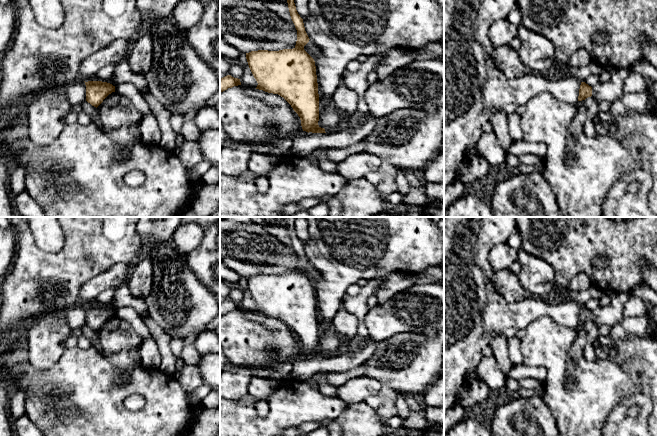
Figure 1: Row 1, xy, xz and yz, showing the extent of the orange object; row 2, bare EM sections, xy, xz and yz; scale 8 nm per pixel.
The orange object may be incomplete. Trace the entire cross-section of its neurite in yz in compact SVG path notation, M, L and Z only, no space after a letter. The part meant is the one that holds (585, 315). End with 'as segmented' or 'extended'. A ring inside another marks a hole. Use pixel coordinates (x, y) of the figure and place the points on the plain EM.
M627 293L611 294L611 303L608 306L599 306L593 311L585 306L581 306L578 325L585 324L591 320L597 325L607 325L610 327L618 324L625 318L623 306L629 295Z; extended

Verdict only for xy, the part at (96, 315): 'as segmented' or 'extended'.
as segmented

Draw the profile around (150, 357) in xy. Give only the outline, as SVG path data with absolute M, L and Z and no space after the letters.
M150 334L142 337L140 361L141 365L148 370L159 369L161 364L160 350Z

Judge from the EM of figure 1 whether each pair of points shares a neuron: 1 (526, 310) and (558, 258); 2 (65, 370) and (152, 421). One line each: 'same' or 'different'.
1: different
2: same

